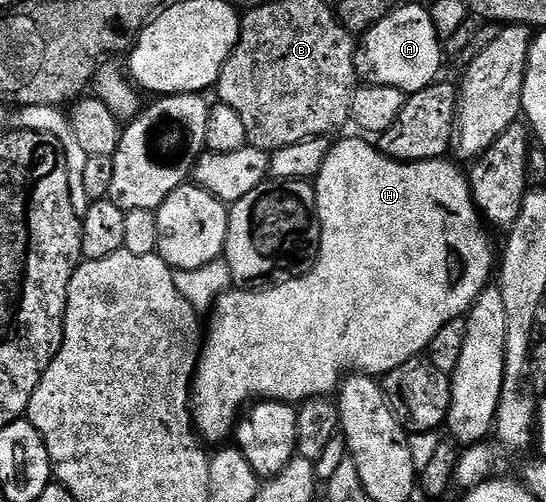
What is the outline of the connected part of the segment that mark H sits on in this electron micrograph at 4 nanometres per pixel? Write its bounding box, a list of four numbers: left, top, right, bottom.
[193,138,495,445]

